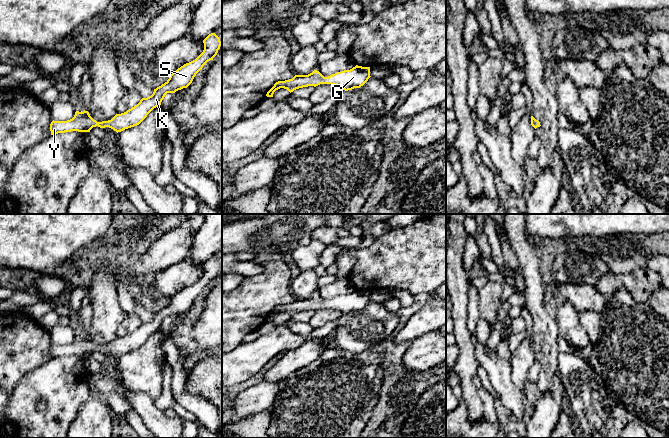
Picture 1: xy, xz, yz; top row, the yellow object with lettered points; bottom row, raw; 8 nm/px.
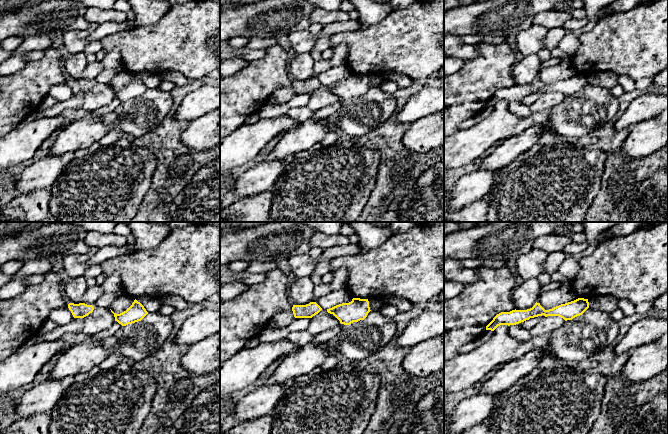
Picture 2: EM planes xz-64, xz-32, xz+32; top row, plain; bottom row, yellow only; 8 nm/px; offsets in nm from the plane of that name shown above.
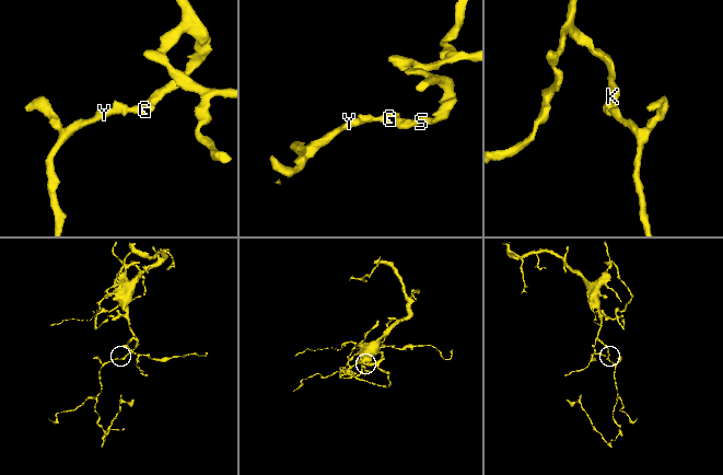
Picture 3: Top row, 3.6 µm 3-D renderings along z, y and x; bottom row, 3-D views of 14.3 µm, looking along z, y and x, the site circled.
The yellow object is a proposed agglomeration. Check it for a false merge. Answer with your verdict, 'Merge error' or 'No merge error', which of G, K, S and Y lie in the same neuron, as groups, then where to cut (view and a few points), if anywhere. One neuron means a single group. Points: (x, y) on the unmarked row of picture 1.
No merge error. Groups: G K S Y. No split

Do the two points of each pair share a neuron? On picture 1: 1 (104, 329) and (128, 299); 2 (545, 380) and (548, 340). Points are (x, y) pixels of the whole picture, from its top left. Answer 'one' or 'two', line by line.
1: two
2: one

